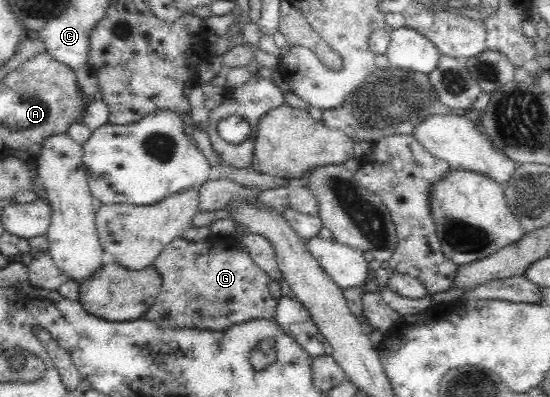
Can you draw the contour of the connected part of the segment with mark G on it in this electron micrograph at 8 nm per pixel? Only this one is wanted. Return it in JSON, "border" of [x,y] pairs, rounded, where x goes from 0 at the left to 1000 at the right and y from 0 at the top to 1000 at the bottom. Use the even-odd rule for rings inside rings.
{"border":[[[385,589],[382,607],[376,599],[342,607],[331,594],[322,597],[298,622],[278,668],[293,693],[298,736],[258,798],[291,826],[344,824],[364,834],[404,834],[460,804],[498,801],[504,753],[489,730],[489,693],[458,655],[447,625],[429,617],[422,592],[389,597]]]}

